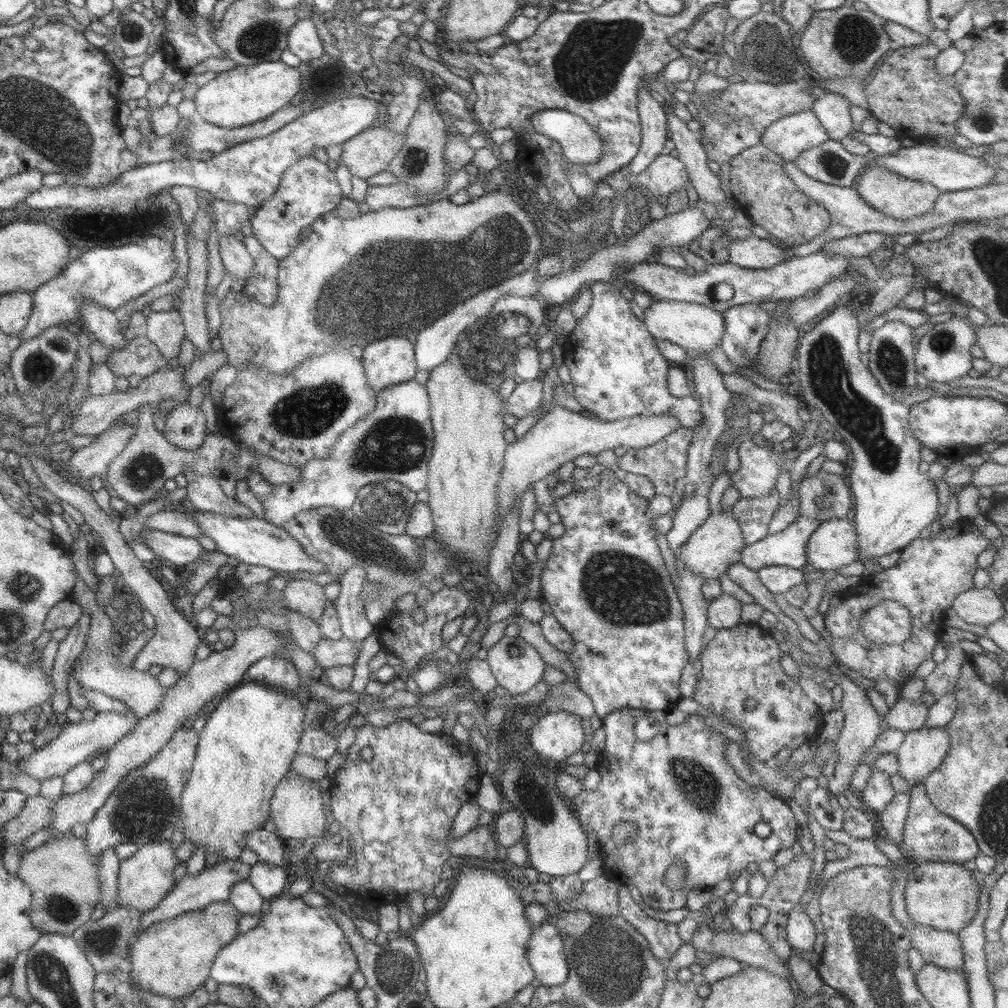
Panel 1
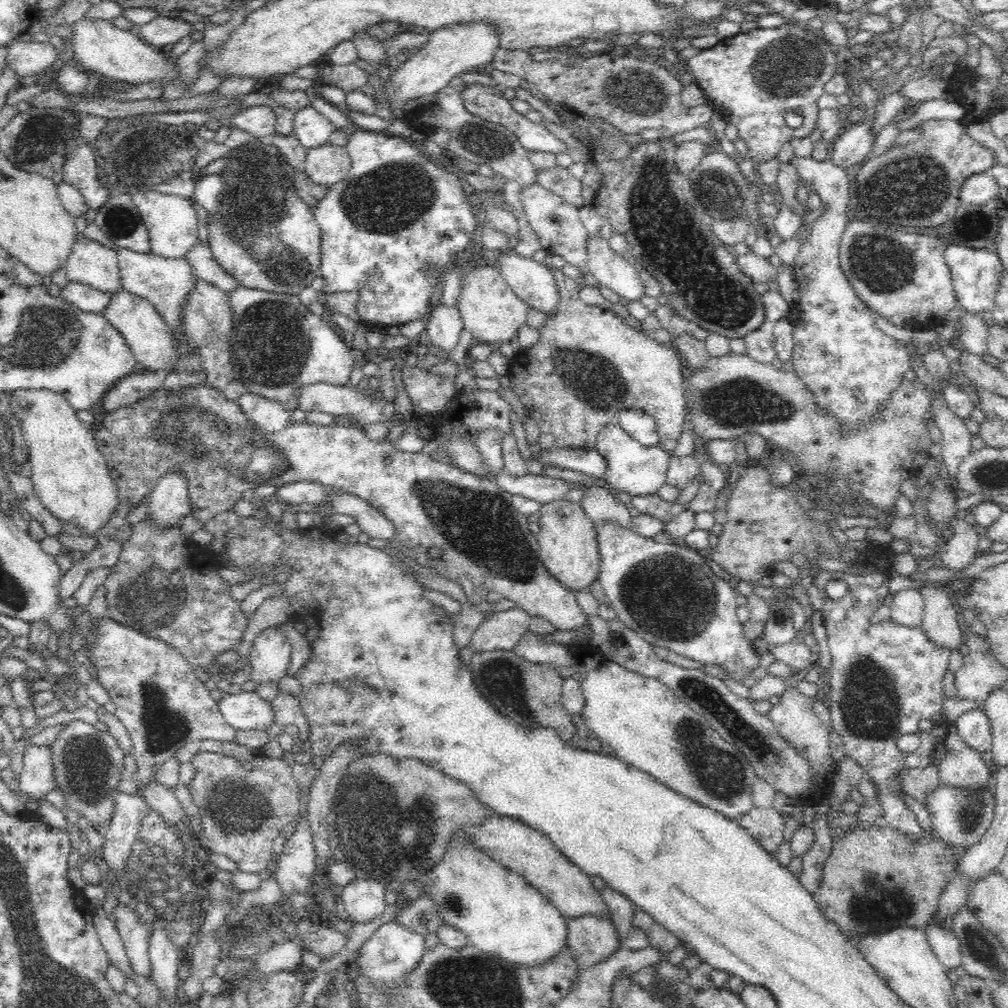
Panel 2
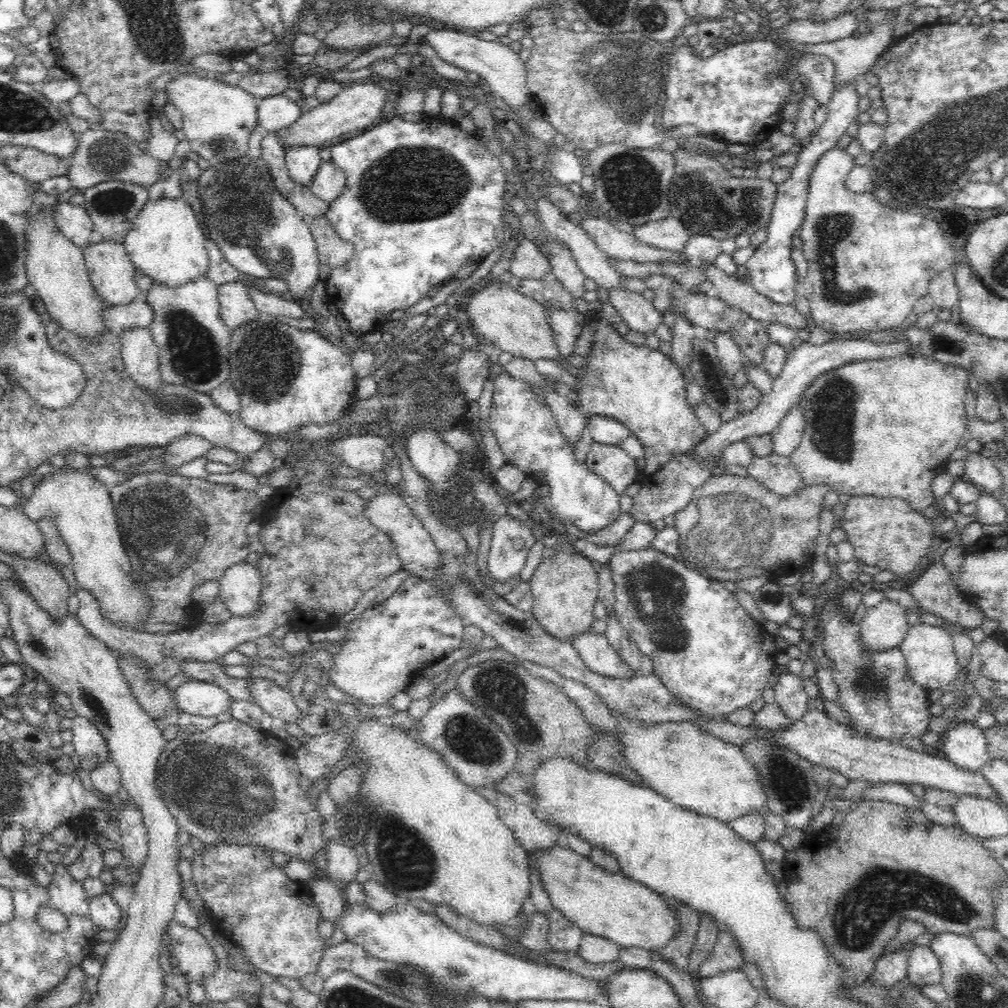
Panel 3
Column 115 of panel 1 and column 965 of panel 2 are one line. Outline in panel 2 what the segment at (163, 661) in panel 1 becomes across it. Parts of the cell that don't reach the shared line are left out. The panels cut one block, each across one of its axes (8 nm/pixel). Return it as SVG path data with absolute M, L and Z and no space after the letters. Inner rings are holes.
M960 515L956 516L950 527L955 531L954 536L948 543L939 547L936 553L944 567L961 572L976 560L980 535L972 531Z

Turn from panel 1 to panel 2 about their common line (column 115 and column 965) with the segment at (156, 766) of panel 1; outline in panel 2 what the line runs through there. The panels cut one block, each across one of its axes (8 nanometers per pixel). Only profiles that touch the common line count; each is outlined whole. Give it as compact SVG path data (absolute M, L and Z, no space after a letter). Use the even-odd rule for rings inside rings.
M992 779L986 786L965 788L965 786L947 786L940 781L936 788L925 794L923 804L930 815L933 830L944 843L972 846L984 838L993 820L996 808L995 784Z

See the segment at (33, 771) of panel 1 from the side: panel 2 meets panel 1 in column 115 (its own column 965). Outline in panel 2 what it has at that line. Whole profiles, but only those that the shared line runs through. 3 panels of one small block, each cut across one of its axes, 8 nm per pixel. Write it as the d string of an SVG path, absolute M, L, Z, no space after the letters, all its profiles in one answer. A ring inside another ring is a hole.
M984 706L974 707L970 712L962 714L956 720L956 727L968 746L982 752L992 750L994 731L992 731L992 723L984 711Z

